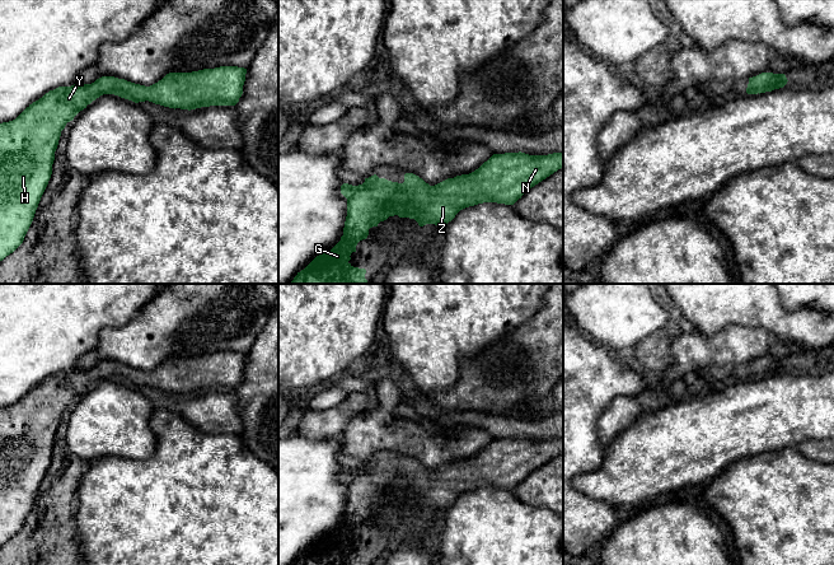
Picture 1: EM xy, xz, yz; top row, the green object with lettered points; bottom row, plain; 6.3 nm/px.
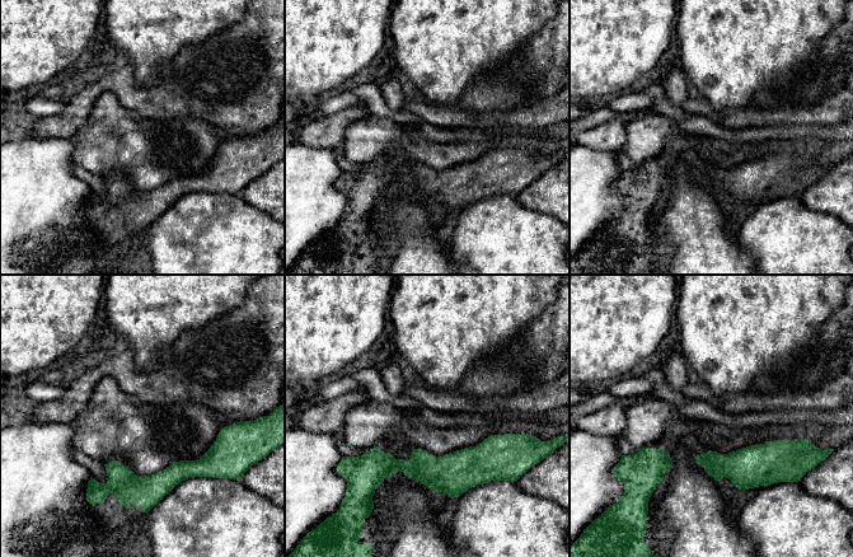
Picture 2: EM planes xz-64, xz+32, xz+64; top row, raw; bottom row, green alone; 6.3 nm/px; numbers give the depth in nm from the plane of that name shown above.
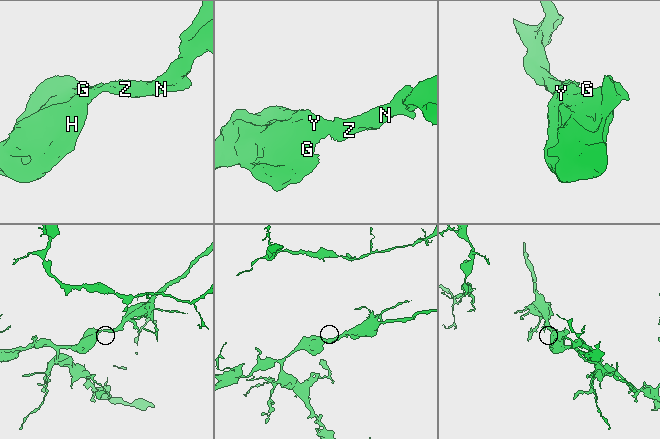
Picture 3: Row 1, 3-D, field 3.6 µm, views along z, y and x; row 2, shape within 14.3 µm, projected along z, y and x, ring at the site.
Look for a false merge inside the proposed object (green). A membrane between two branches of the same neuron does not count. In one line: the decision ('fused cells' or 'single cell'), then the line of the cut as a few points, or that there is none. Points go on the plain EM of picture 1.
single cell | no cut

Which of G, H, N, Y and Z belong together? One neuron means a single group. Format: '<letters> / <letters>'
G H N Y Z

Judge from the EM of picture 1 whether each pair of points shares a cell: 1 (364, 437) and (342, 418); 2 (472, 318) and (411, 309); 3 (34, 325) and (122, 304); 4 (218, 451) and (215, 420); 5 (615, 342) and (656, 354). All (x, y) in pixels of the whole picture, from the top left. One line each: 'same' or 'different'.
1: different
2: same
3: same
4: different
5: different

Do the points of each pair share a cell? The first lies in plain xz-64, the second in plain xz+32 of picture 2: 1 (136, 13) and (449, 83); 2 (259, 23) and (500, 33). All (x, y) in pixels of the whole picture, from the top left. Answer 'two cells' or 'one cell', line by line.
1: one cell
2: two cells

